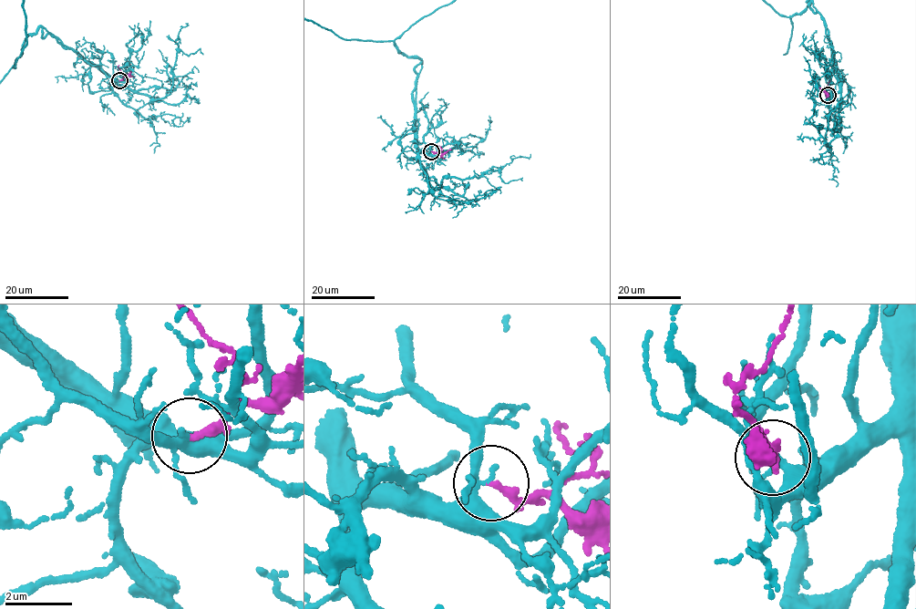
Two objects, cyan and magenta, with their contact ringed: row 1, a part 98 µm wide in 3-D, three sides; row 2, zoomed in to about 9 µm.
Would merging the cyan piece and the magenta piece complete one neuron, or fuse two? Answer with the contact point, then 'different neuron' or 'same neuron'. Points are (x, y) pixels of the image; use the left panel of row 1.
(119, 80) | different neuron

